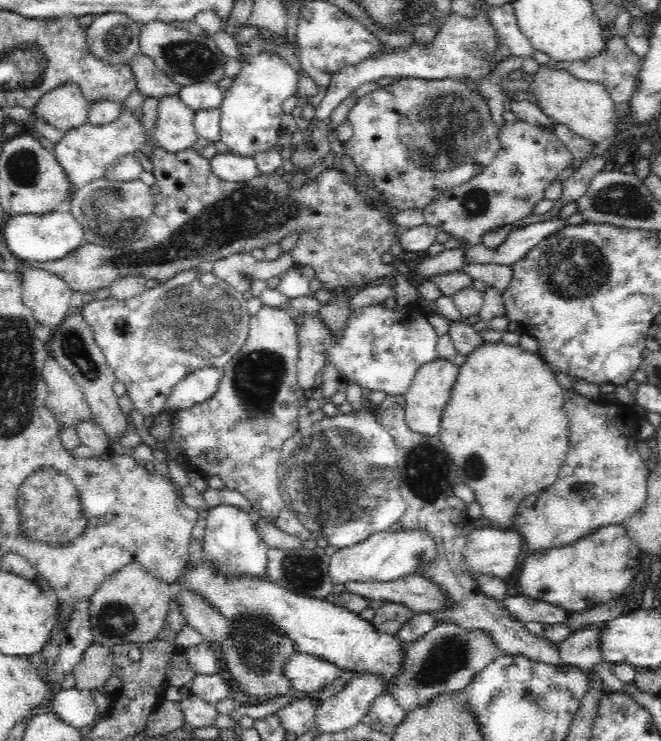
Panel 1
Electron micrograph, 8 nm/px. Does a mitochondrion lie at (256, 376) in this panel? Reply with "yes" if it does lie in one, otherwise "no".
yes

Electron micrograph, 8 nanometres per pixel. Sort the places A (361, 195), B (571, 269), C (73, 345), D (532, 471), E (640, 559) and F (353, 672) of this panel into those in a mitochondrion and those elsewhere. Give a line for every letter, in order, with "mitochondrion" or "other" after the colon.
A: mitochondrion
B: mitochondrion
C: mitochondrion
D: other
E: other
F: other

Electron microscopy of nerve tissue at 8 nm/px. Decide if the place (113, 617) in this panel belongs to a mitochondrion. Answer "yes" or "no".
yes

